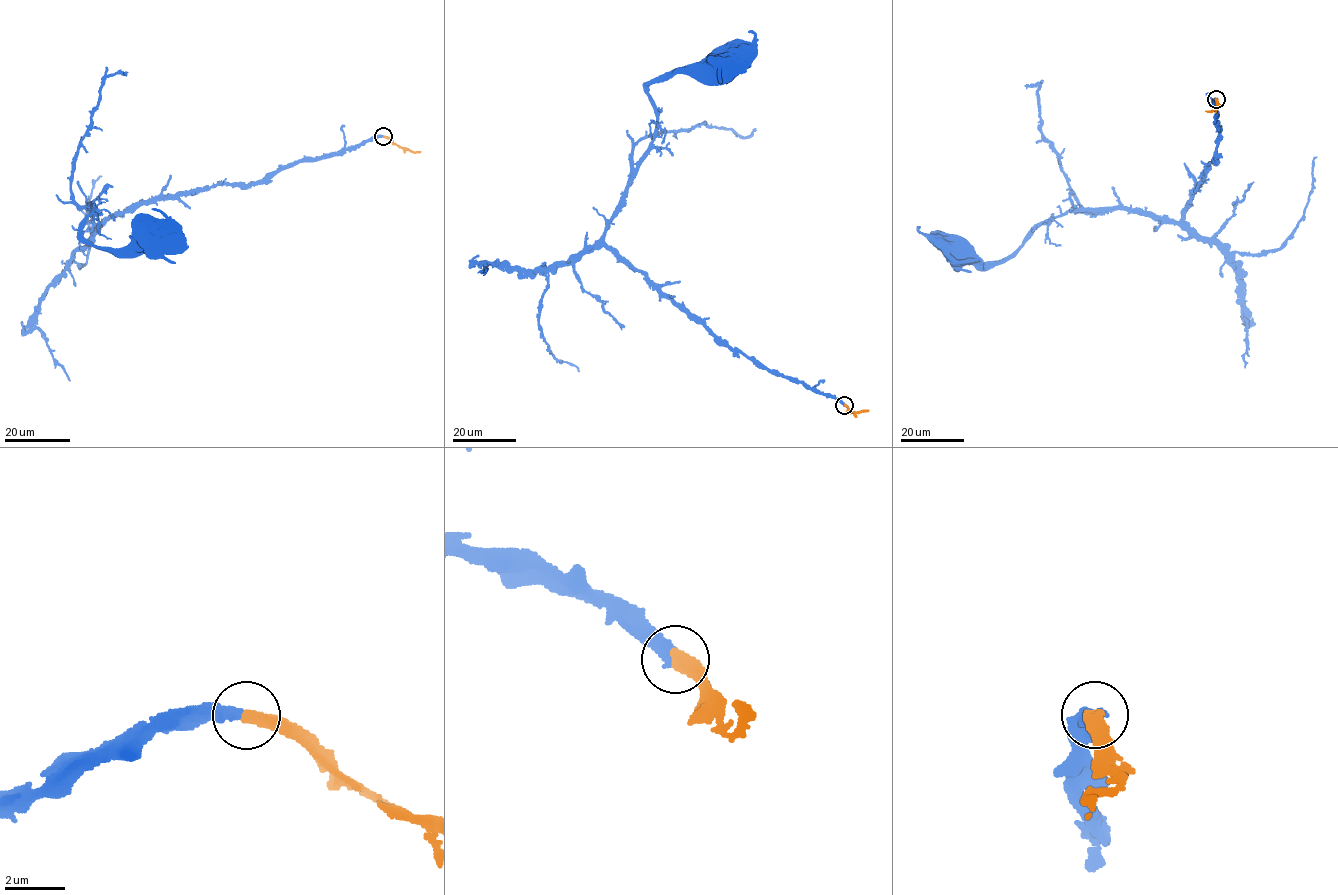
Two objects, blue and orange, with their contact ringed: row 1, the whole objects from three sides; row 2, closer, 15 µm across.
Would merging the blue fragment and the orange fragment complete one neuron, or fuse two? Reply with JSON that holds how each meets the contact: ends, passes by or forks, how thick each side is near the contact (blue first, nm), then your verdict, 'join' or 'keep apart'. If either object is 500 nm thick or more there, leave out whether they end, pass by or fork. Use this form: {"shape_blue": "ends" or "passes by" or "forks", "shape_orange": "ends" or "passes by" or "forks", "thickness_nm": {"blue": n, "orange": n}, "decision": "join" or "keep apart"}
{"shape_blue": "ends", "shape_orange": "ends", "thickness_nm": {"blue": 440, "orange": 480}, "decision": "join"}

